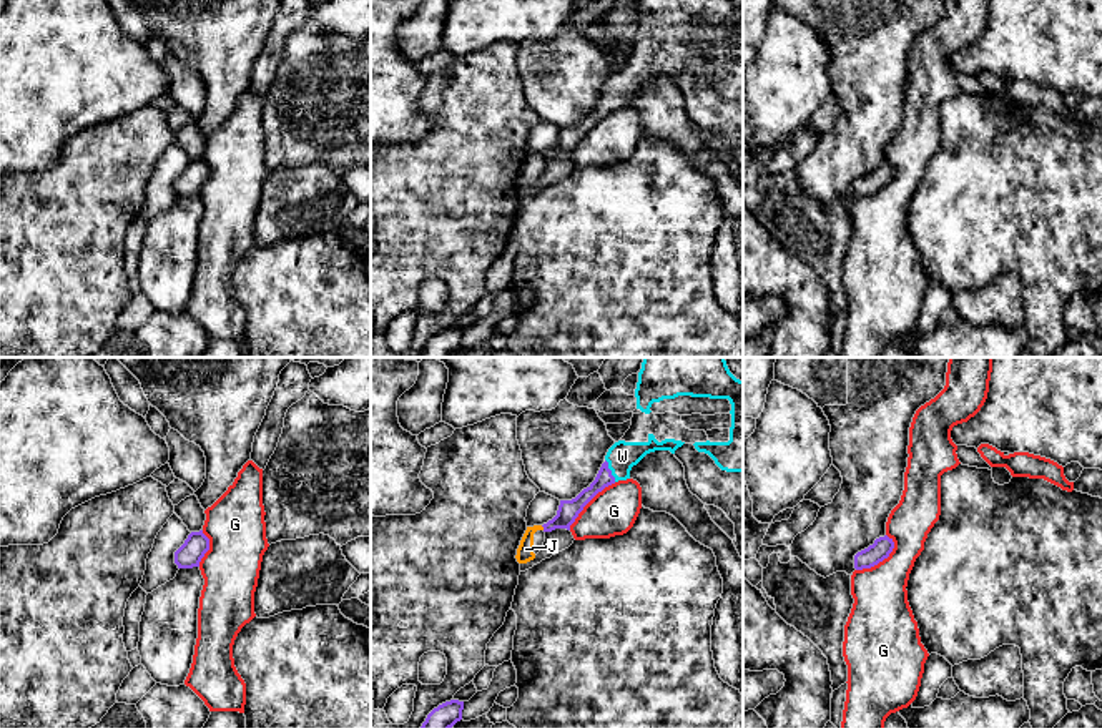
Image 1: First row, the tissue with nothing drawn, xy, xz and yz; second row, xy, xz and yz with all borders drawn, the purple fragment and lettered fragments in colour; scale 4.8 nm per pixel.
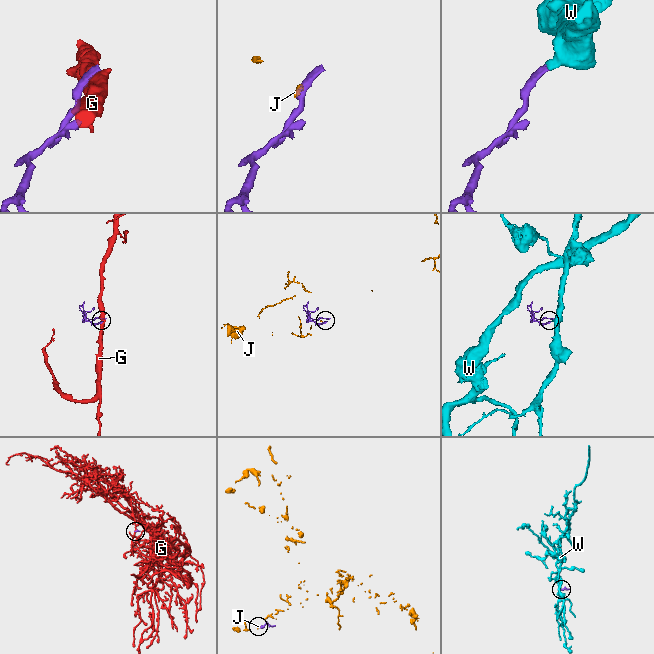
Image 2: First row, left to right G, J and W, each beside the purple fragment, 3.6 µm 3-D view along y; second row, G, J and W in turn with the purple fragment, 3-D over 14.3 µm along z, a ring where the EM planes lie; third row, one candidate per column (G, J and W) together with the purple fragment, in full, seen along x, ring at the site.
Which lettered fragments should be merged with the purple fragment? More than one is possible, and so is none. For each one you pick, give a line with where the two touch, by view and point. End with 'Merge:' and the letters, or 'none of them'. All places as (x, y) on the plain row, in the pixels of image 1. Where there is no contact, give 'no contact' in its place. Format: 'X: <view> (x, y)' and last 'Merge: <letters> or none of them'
W: xz (610, 98)
Merge: W

